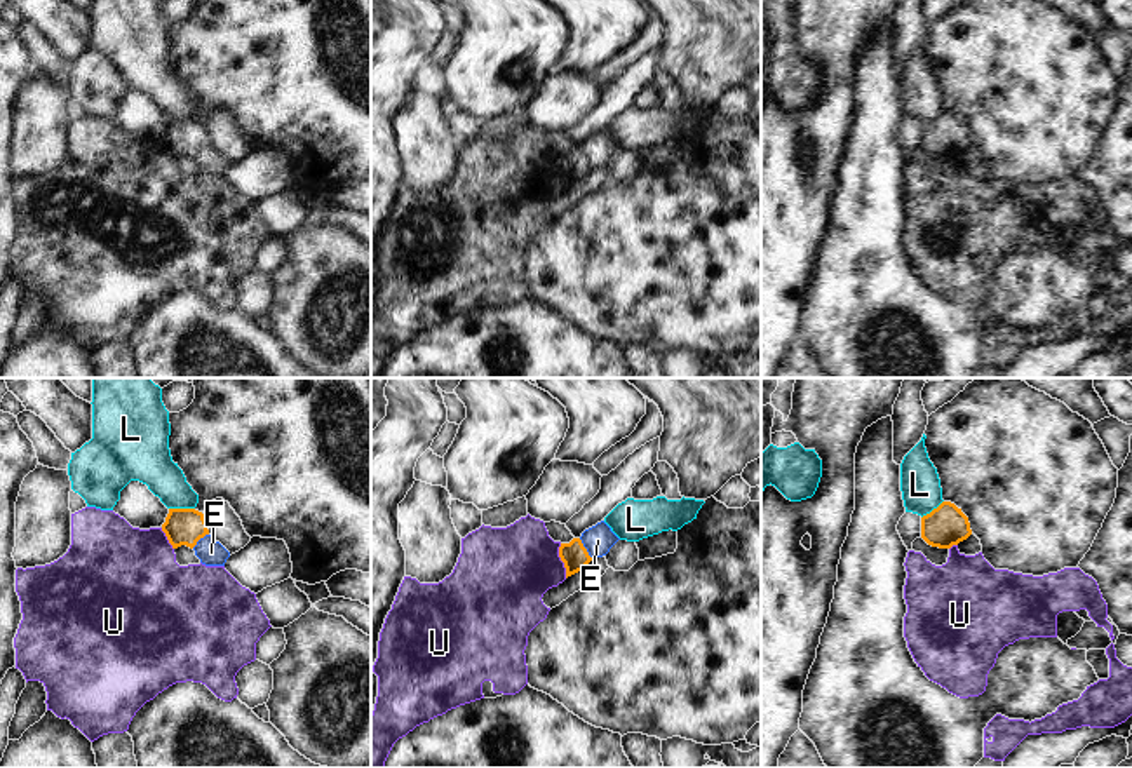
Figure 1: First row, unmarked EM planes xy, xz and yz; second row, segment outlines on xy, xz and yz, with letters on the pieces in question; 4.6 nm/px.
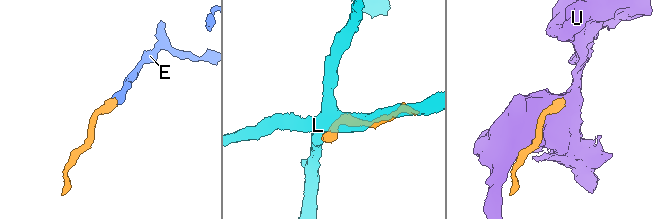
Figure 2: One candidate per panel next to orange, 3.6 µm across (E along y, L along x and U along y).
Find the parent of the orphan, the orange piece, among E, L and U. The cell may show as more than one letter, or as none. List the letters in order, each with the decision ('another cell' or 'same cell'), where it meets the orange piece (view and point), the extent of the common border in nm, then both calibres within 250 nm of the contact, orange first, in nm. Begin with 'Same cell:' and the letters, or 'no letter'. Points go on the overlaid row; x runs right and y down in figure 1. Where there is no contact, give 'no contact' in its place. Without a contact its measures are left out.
Same cell: E
E: same cell | xz (586, 549) | 120 nm | 120/140 nm
L: another cell | xy (181, 509) | 120 nm | 180/190 nm
U: another cell | xz (561, 559) | 160 nm | 120/400 nm

